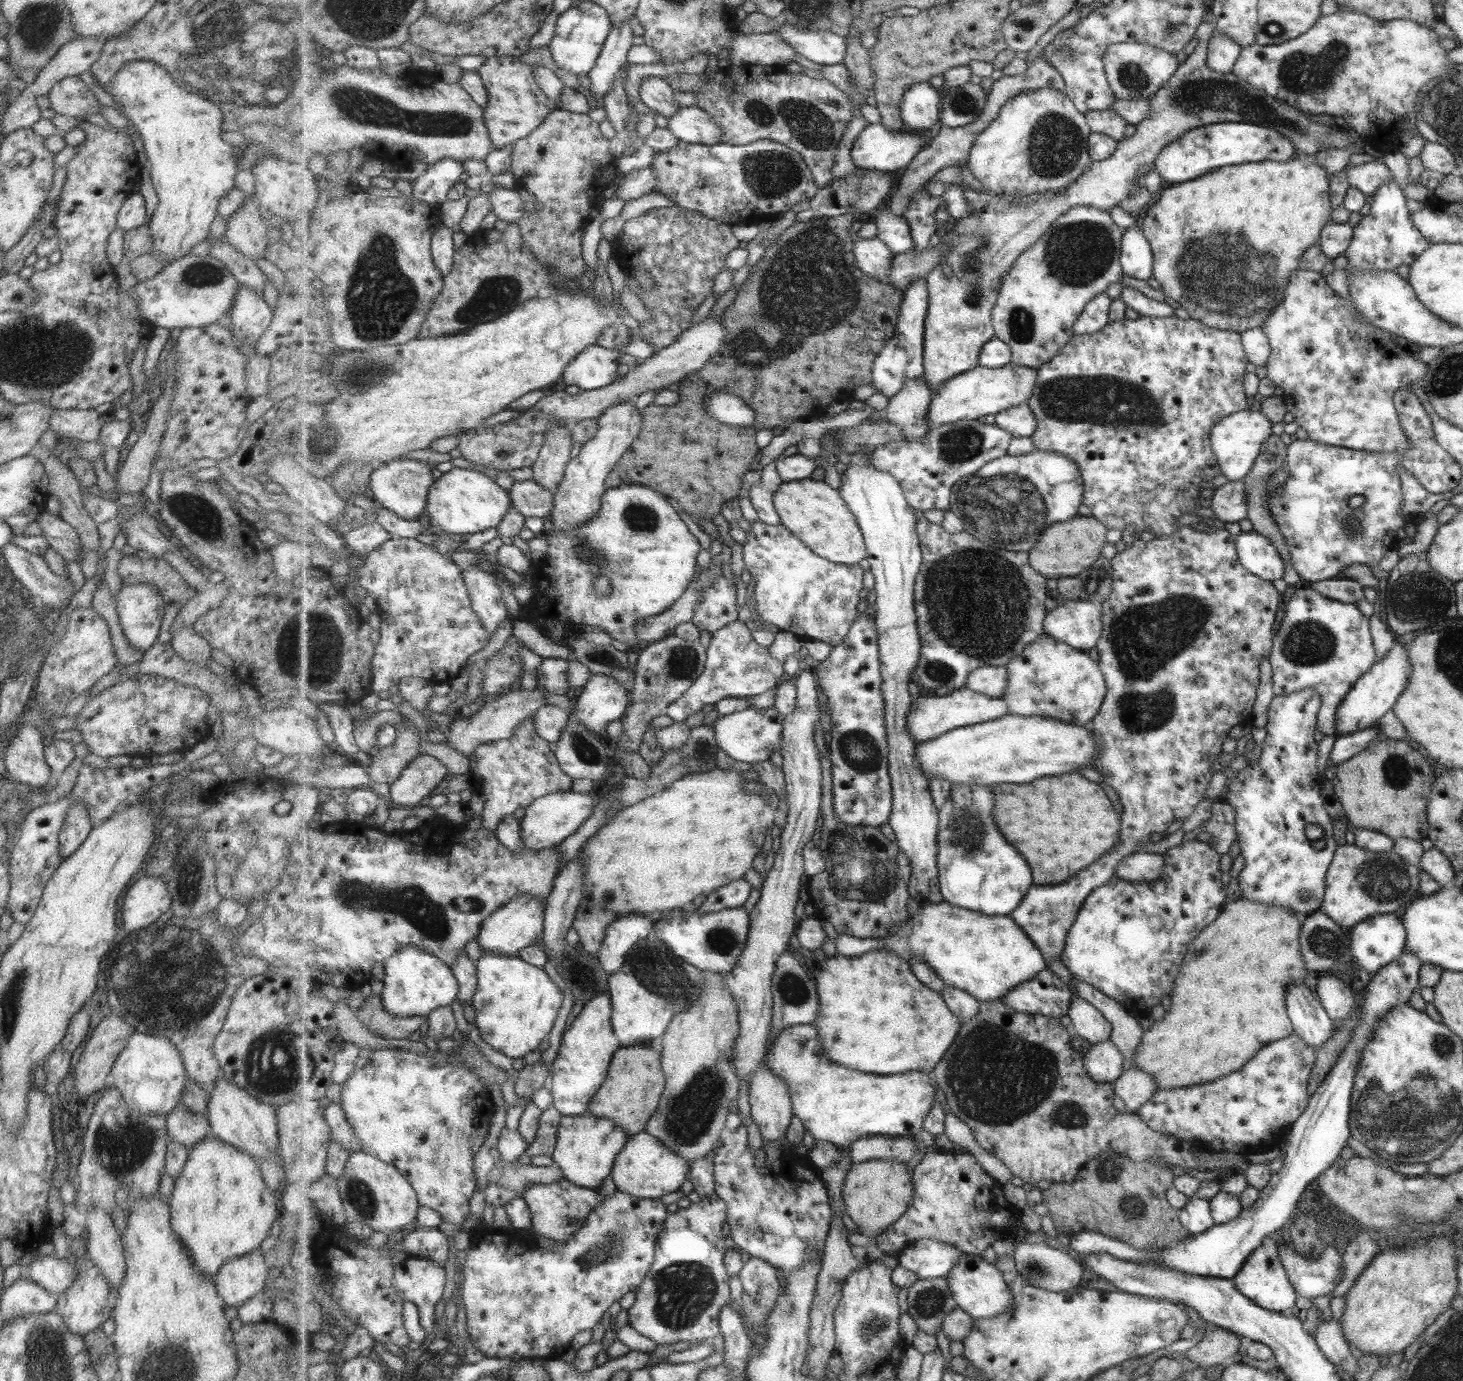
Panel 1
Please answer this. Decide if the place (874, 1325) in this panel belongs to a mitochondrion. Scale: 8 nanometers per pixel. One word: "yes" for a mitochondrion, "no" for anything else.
yes

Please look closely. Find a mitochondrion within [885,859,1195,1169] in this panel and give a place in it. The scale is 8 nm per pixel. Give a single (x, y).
(1006, 1101)

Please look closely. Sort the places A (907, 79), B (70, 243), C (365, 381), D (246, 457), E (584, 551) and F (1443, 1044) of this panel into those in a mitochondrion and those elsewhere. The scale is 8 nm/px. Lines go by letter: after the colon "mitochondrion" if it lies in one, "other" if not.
A: other
B: other
C: mitochondrion
D: other
E: mitochondrion
F: mitochondrion

